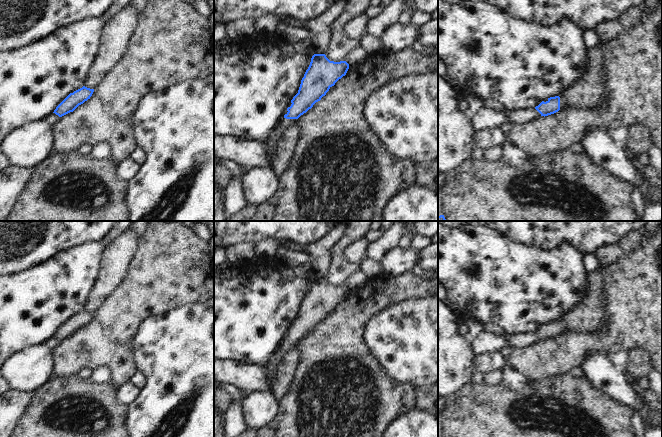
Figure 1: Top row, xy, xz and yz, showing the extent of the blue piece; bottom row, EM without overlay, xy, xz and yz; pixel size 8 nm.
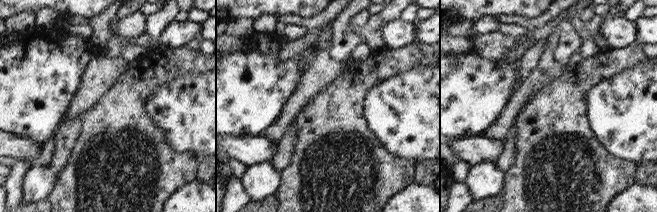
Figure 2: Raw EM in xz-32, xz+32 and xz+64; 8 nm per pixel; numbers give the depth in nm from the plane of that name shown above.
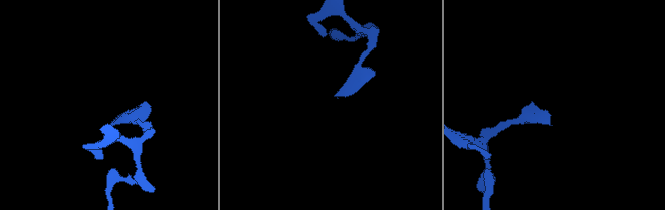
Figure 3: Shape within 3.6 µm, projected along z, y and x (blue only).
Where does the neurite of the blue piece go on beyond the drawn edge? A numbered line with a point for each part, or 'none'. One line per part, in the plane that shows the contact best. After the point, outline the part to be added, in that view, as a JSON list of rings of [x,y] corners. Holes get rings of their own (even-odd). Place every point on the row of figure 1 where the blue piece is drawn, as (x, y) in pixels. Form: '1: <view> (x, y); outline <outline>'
1: xz (273, 137); outline [[[287,109],[283,113],[283,117],[280,119],[277,127],[268,134],[267,137],[267,146],[266,146],[266,159],[263,163],[258,165],[259,168],[264,168],[269,170],[271,160],[273,158],[273,155],[275,153],[275,148],[277,145],[277,141],[280,138],[281,134],[290,126],[296,123],[297,119],[286,119],[284,117],[285,114],[287,114]]]

